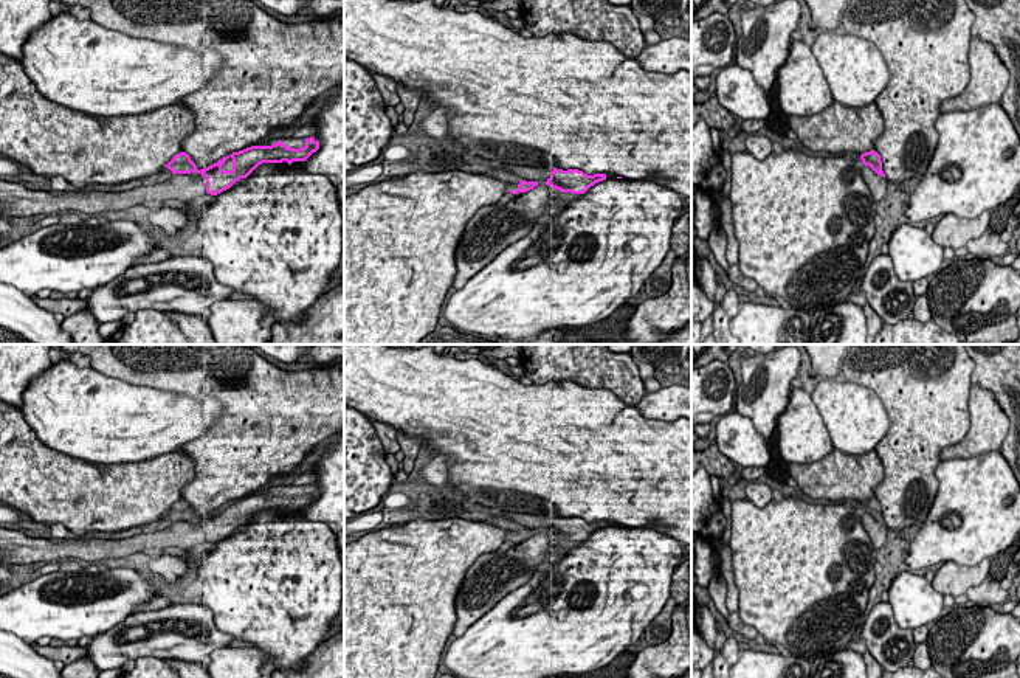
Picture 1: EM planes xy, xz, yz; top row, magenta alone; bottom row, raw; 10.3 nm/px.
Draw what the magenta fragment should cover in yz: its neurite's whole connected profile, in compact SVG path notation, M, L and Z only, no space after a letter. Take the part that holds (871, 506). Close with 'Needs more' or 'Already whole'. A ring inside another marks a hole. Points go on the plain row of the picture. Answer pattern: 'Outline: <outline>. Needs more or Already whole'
Outline: M870 498L860 503L863 515L860 517L862 526L867 531L874 548L879 549L887 541L885 521L882 518L880 503L876 498Z. Needs more

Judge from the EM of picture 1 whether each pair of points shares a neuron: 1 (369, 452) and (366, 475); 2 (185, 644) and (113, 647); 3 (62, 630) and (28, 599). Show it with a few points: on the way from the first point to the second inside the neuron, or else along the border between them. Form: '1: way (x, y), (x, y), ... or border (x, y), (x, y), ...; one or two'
1: way (366, 458), (366, 469); one
2: way (168, 644), (130, 646); one
3: way (55, 622), (36, 607); one

